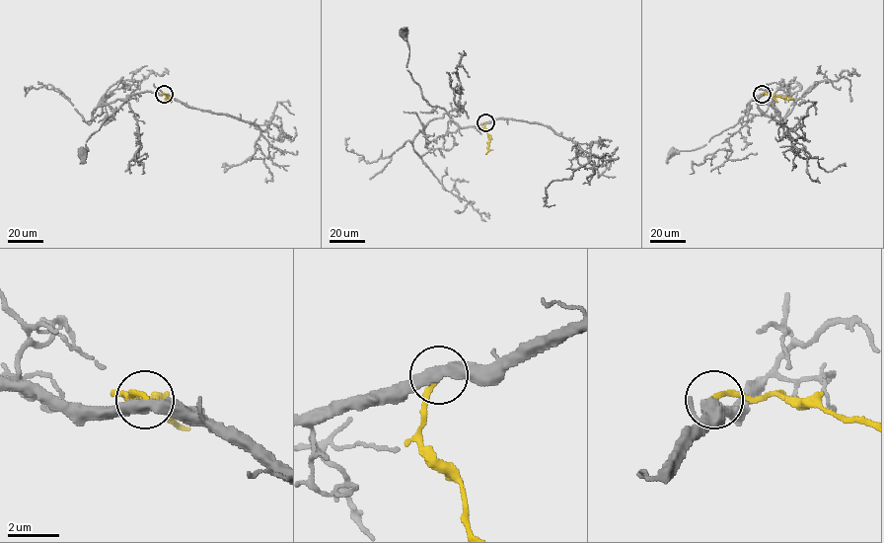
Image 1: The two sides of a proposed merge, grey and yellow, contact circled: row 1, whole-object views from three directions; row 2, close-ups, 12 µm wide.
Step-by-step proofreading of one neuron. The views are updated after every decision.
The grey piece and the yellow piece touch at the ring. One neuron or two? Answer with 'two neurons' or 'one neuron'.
two neurons

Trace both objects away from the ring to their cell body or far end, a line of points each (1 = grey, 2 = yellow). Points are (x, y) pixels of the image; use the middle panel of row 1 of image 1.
1: (485, 122), (460, 127), (443, 109), (431, 106), (423, 98), (419, 85), (406, 67), (409, 47), (402, 33)
2: (485, 122), (489, 139), (485, 154)

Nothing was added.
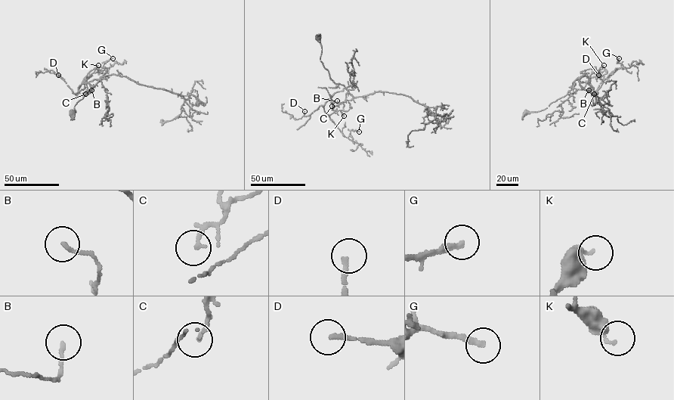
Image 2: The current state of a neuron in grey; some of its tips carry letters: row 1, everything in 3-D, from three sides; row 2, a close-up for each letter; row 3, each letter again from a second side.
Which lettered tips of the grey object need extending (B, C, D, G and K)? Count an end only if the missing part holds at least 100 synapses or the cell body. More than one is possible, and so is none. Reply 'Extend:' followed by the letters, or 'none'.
Extend: none

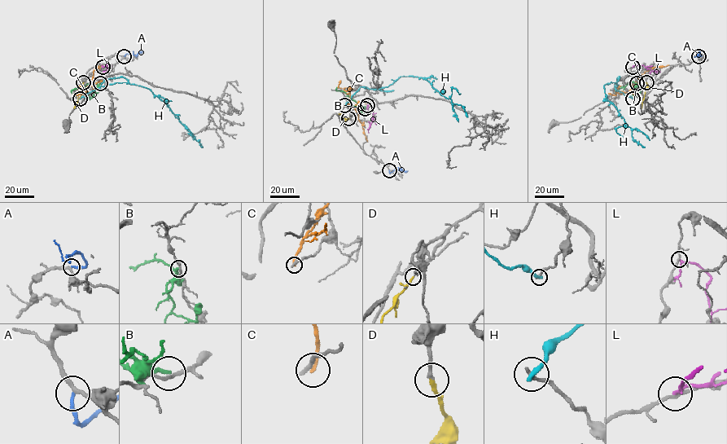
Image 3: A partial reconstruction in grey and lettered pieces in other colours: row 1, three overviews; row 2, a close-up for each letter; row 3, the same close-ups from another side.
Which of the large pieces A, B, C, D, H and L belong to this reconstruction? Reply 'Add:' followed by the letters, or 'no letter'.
Add: A, D

